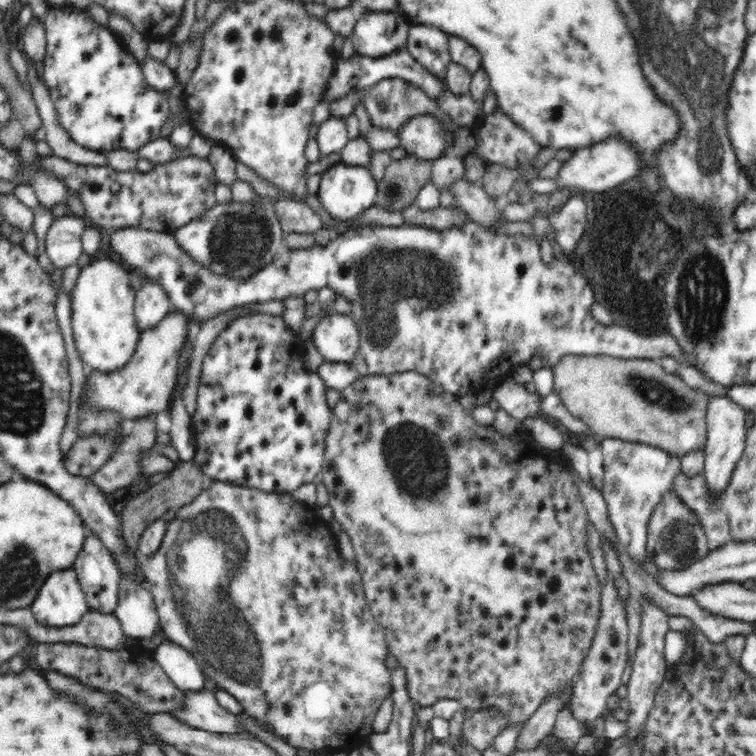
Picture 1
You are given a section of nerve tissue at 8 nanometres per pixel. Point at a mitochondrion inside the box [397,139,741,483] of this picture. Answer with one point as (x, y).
(700, 309)

